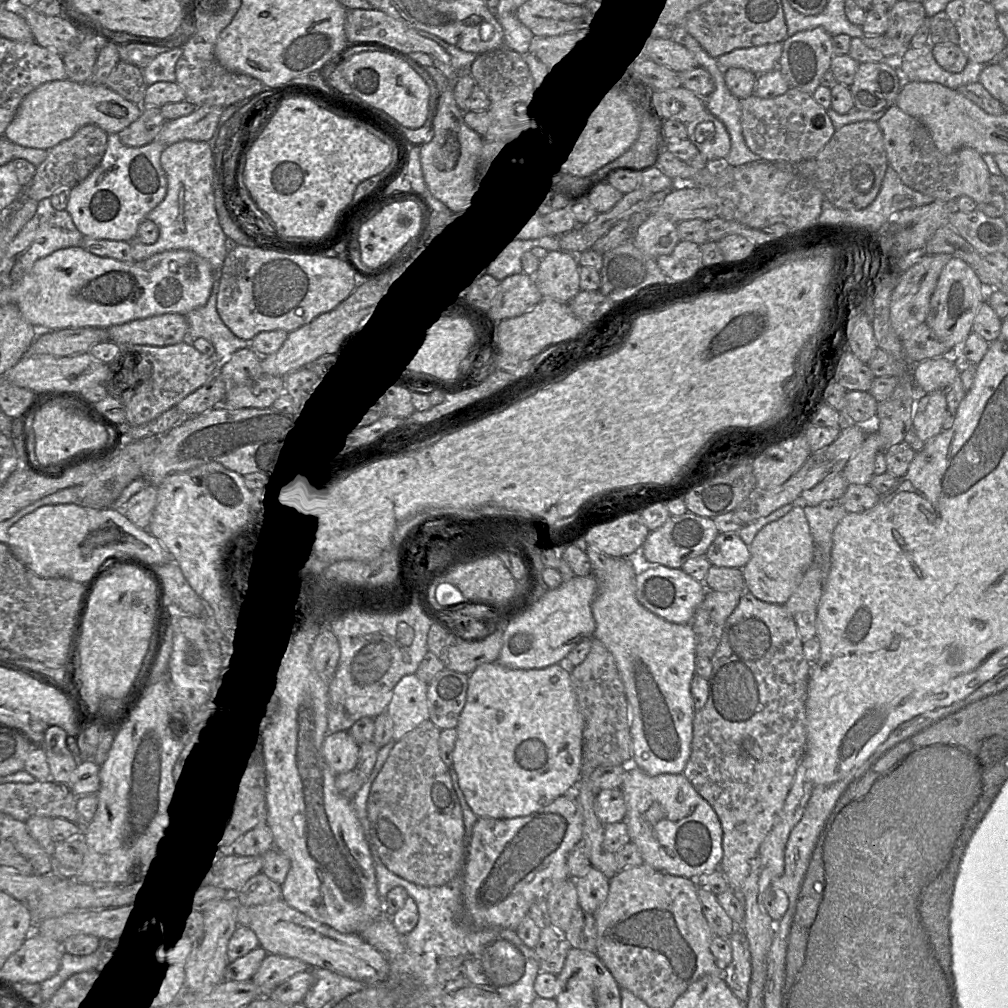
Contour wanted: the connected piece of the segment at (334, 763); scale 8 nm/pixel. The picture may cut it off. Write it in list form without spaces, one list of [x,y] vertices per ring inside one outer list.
[[[348,731],[328,733],[322,745],[323,757],[336,775],[356,769],[359,750],[360,745]]]

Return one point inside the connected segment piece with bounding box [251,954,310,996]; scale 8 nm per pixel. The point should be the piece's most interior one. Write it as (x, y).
(274, 969)

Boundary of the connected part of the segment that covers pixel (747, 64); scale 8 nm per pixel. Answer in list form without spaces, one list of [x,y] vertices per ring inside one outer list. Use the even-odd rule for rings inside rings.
[[[775,42],[750,48],[734,49],[717,58],[722,69],[742,68],[756,75],[778,67],[783,42]]]

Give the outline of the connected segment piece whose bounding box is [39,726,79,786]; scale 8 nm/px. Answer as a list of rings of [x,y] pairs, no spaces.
[[[51,726],[45,732],[41,746],[46,752],[50,779],[62,785],[71,785],[71,775],[79,764],[78,758],[69,750],[67,732],[59,726]]]

